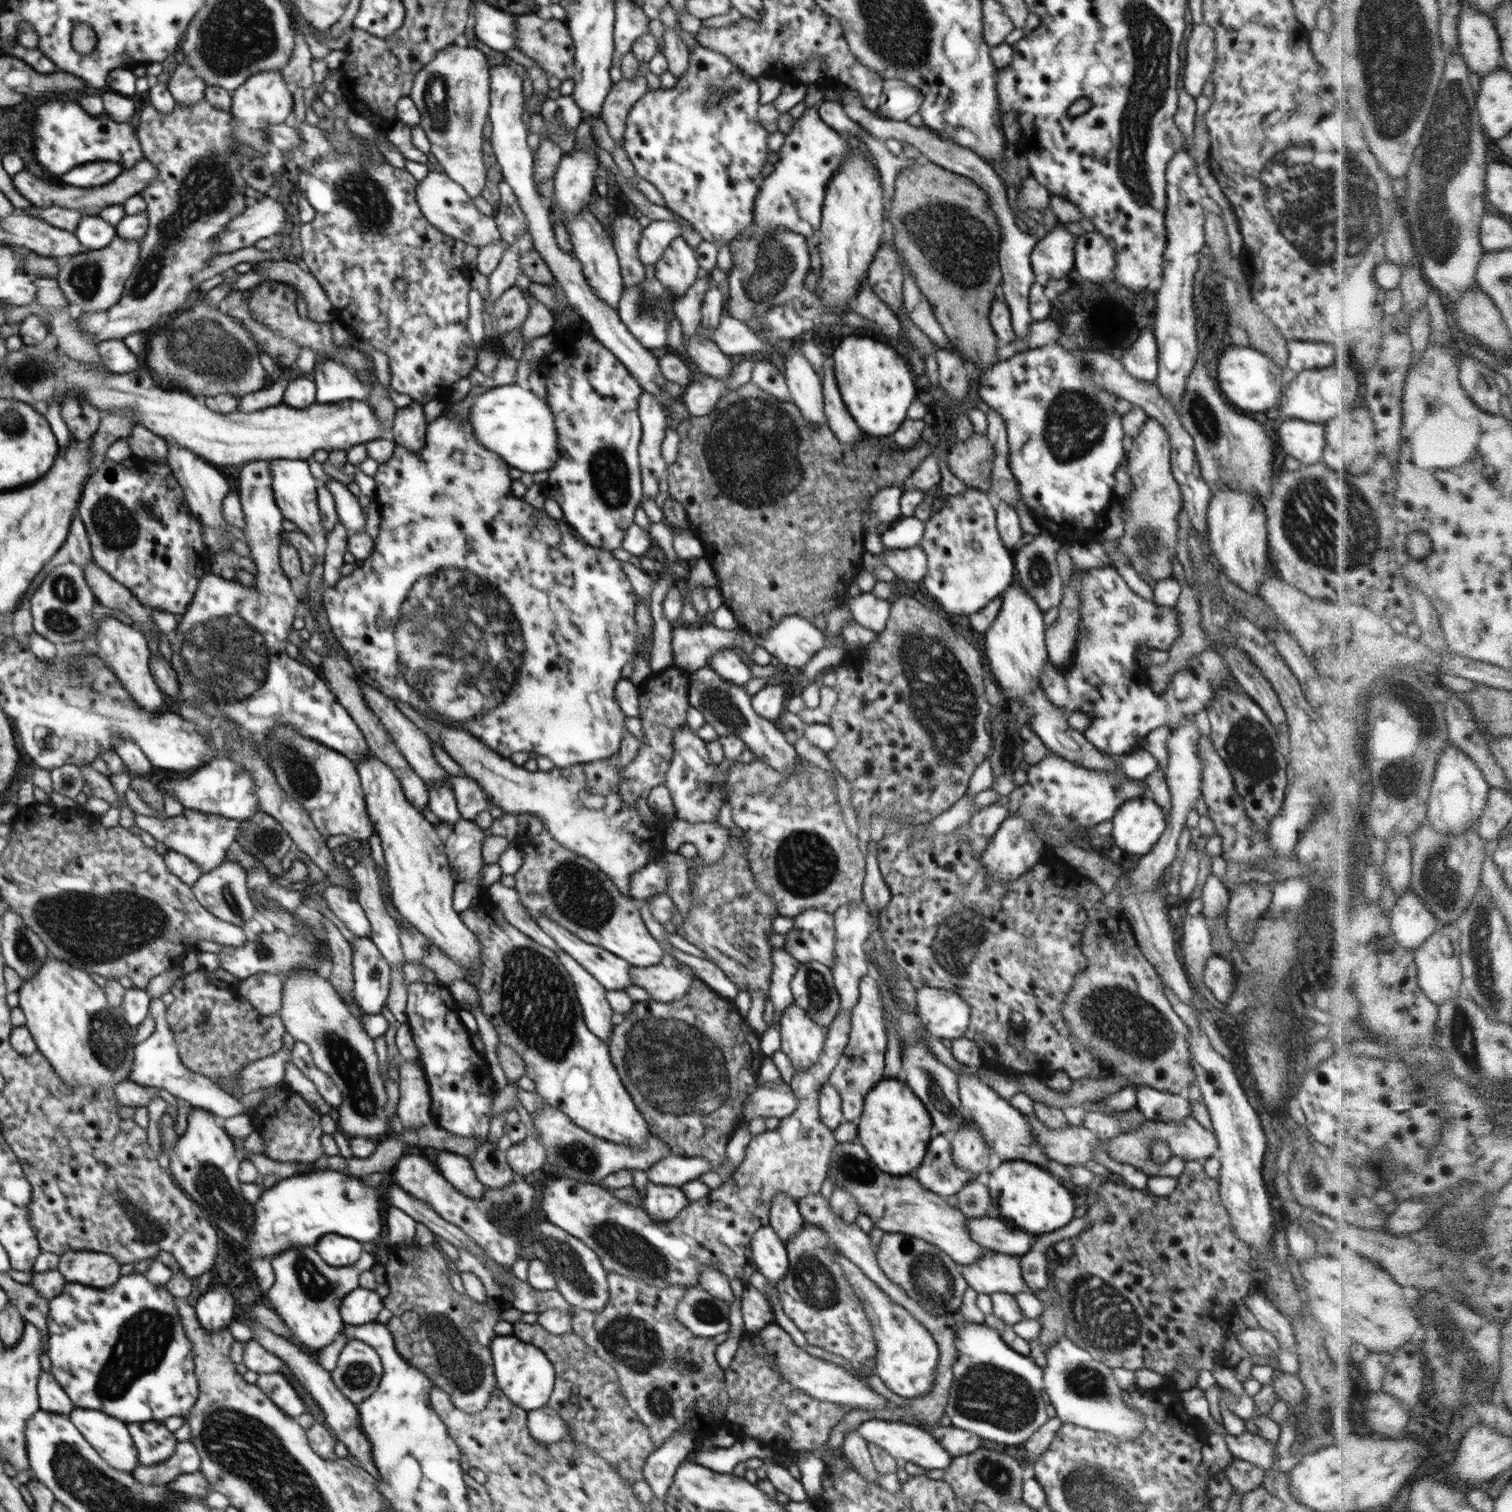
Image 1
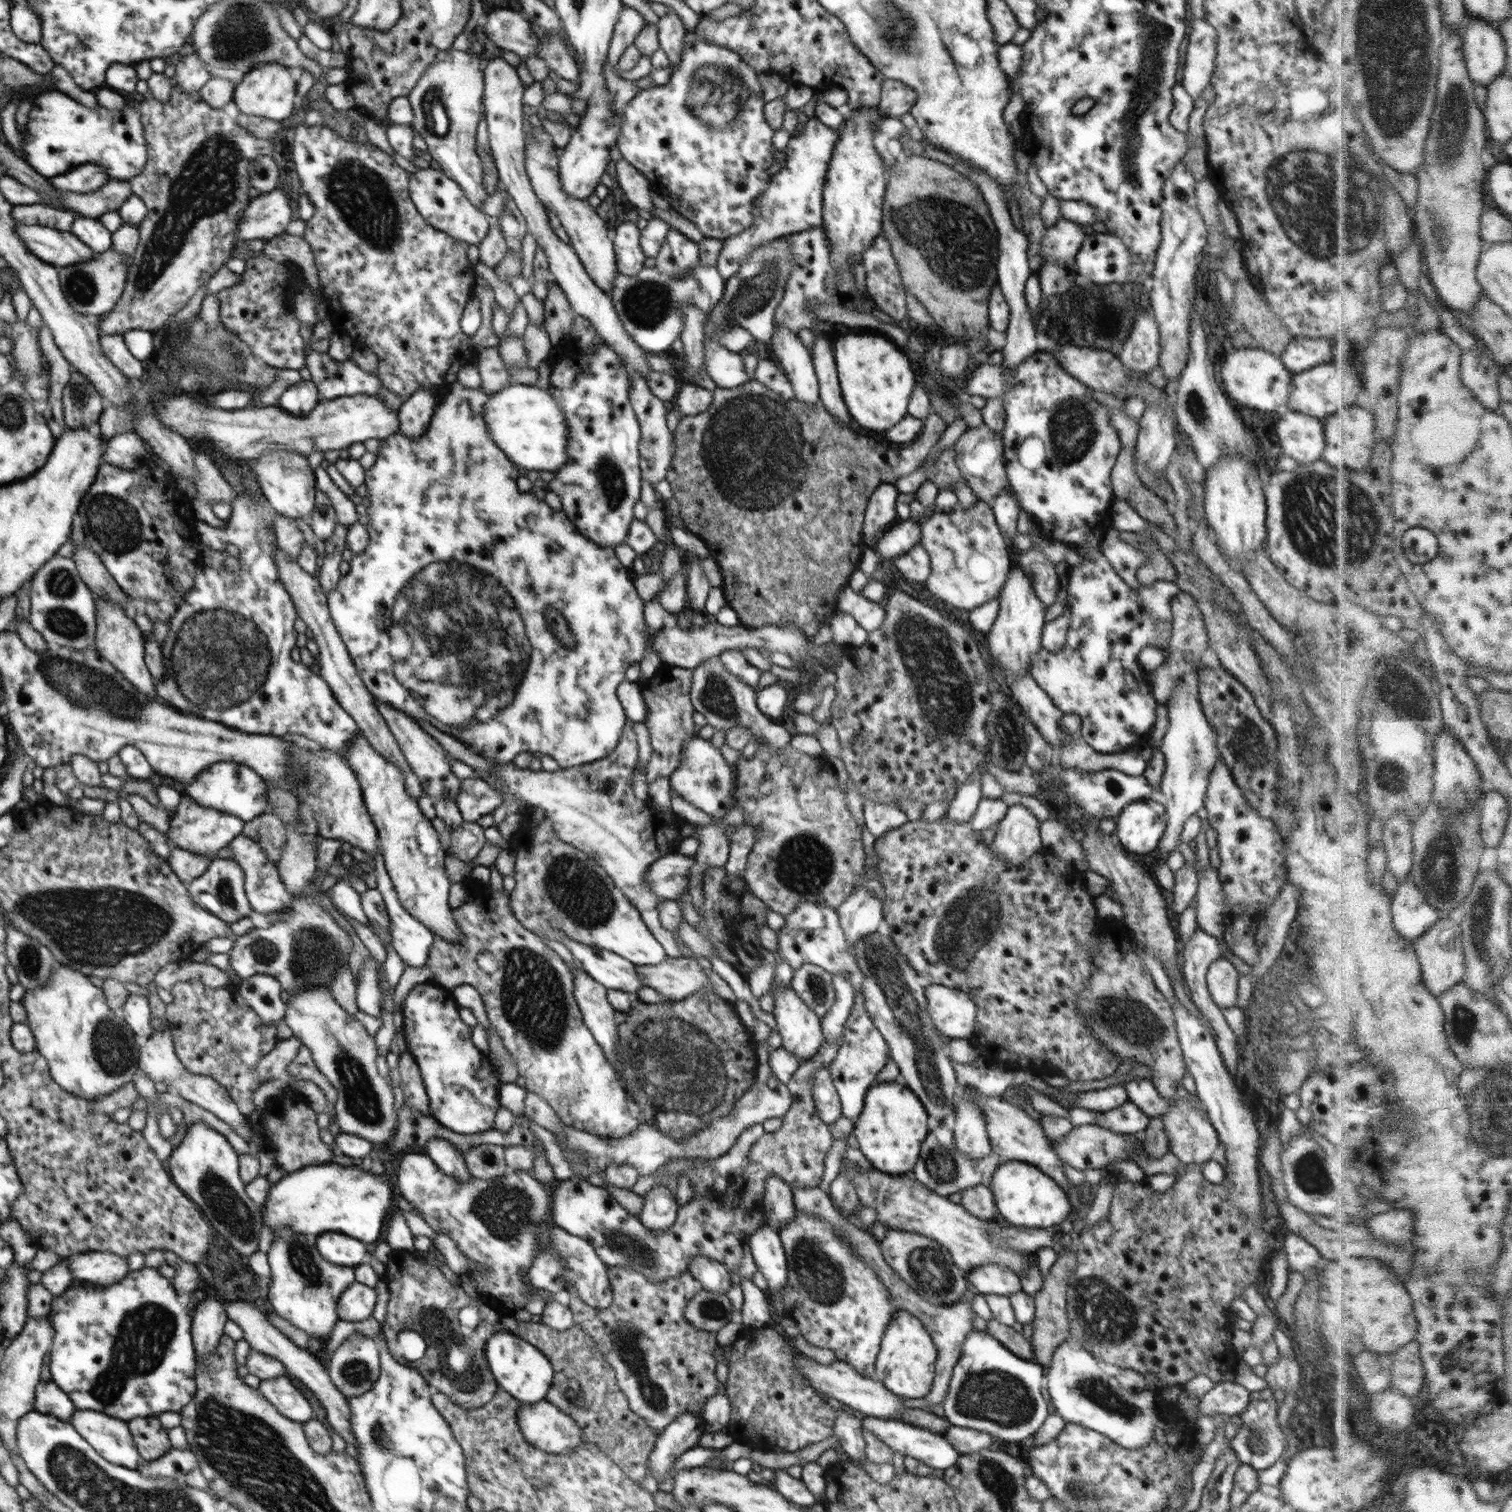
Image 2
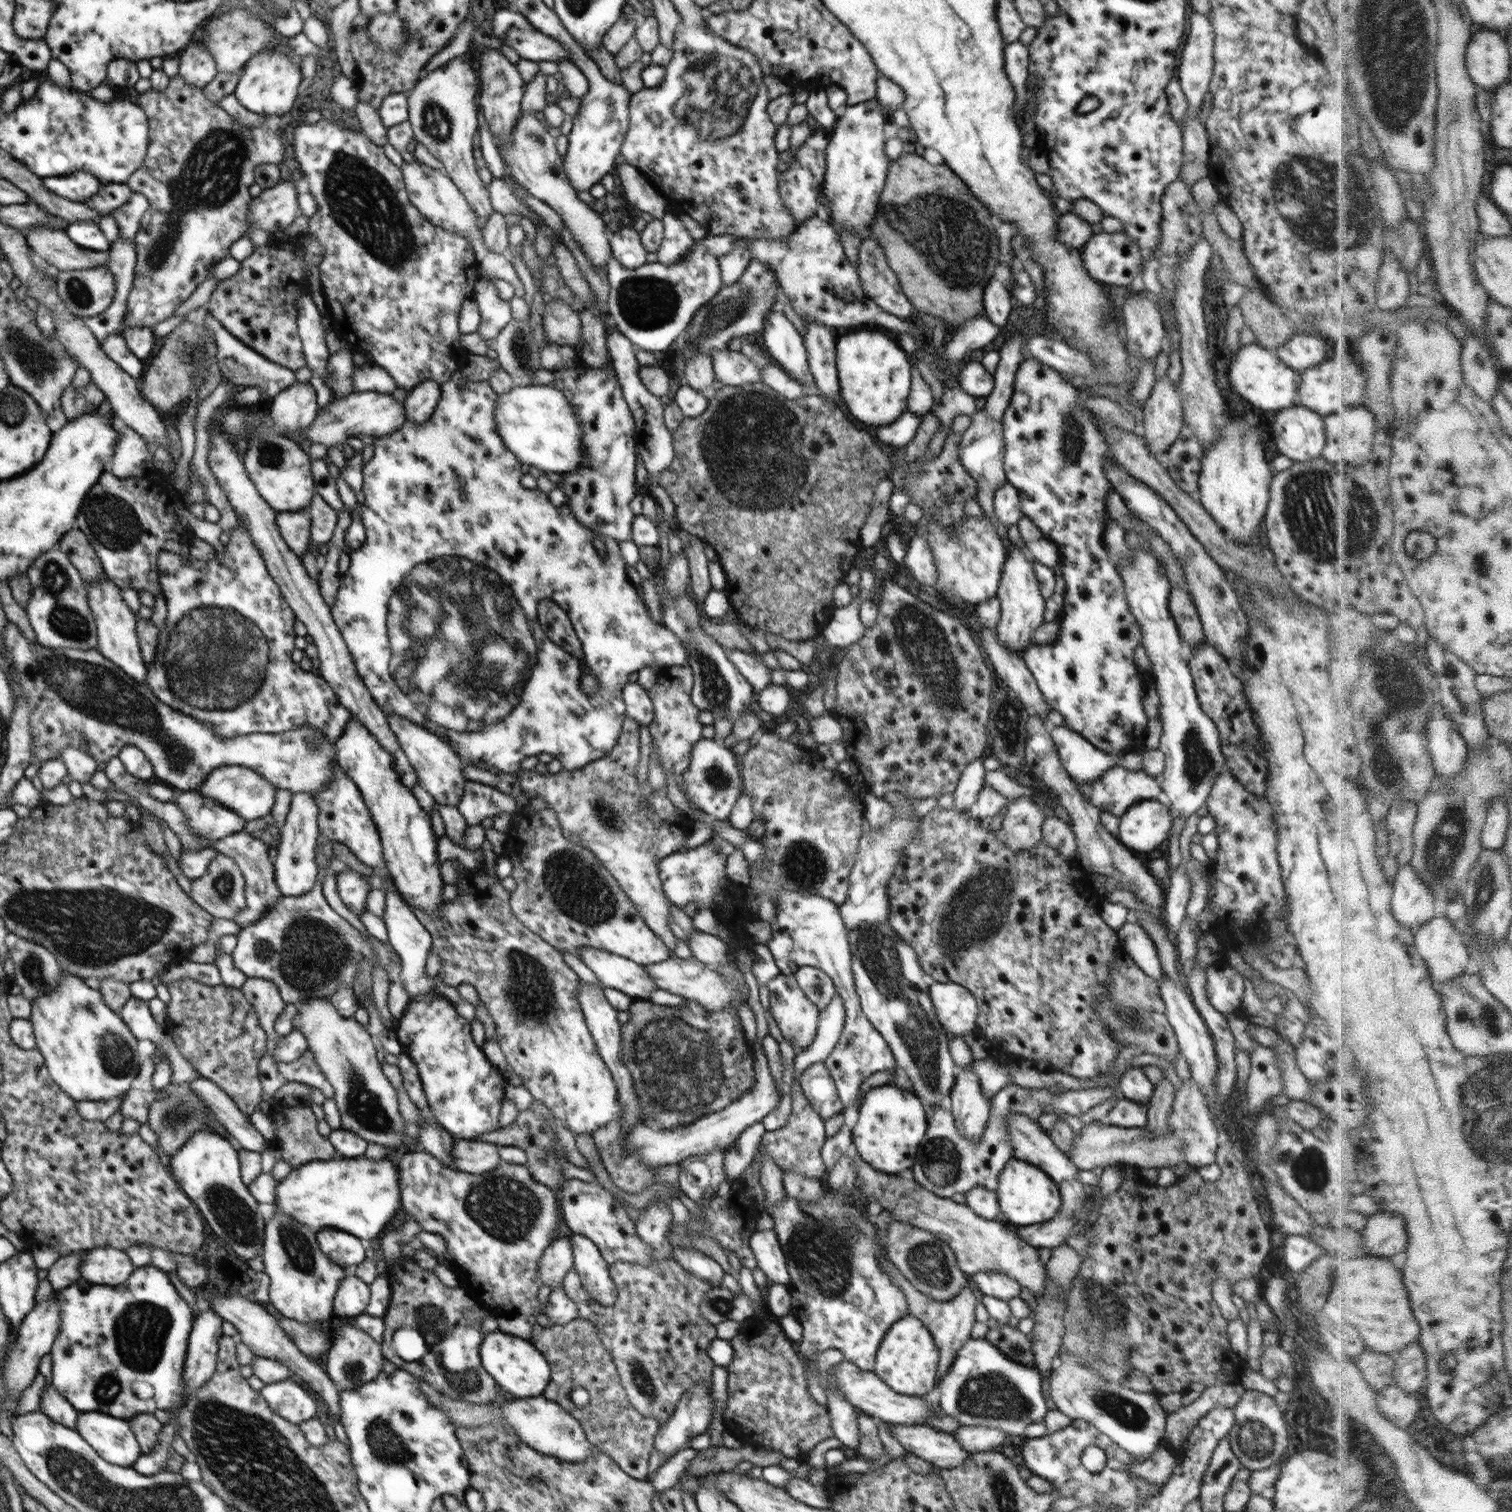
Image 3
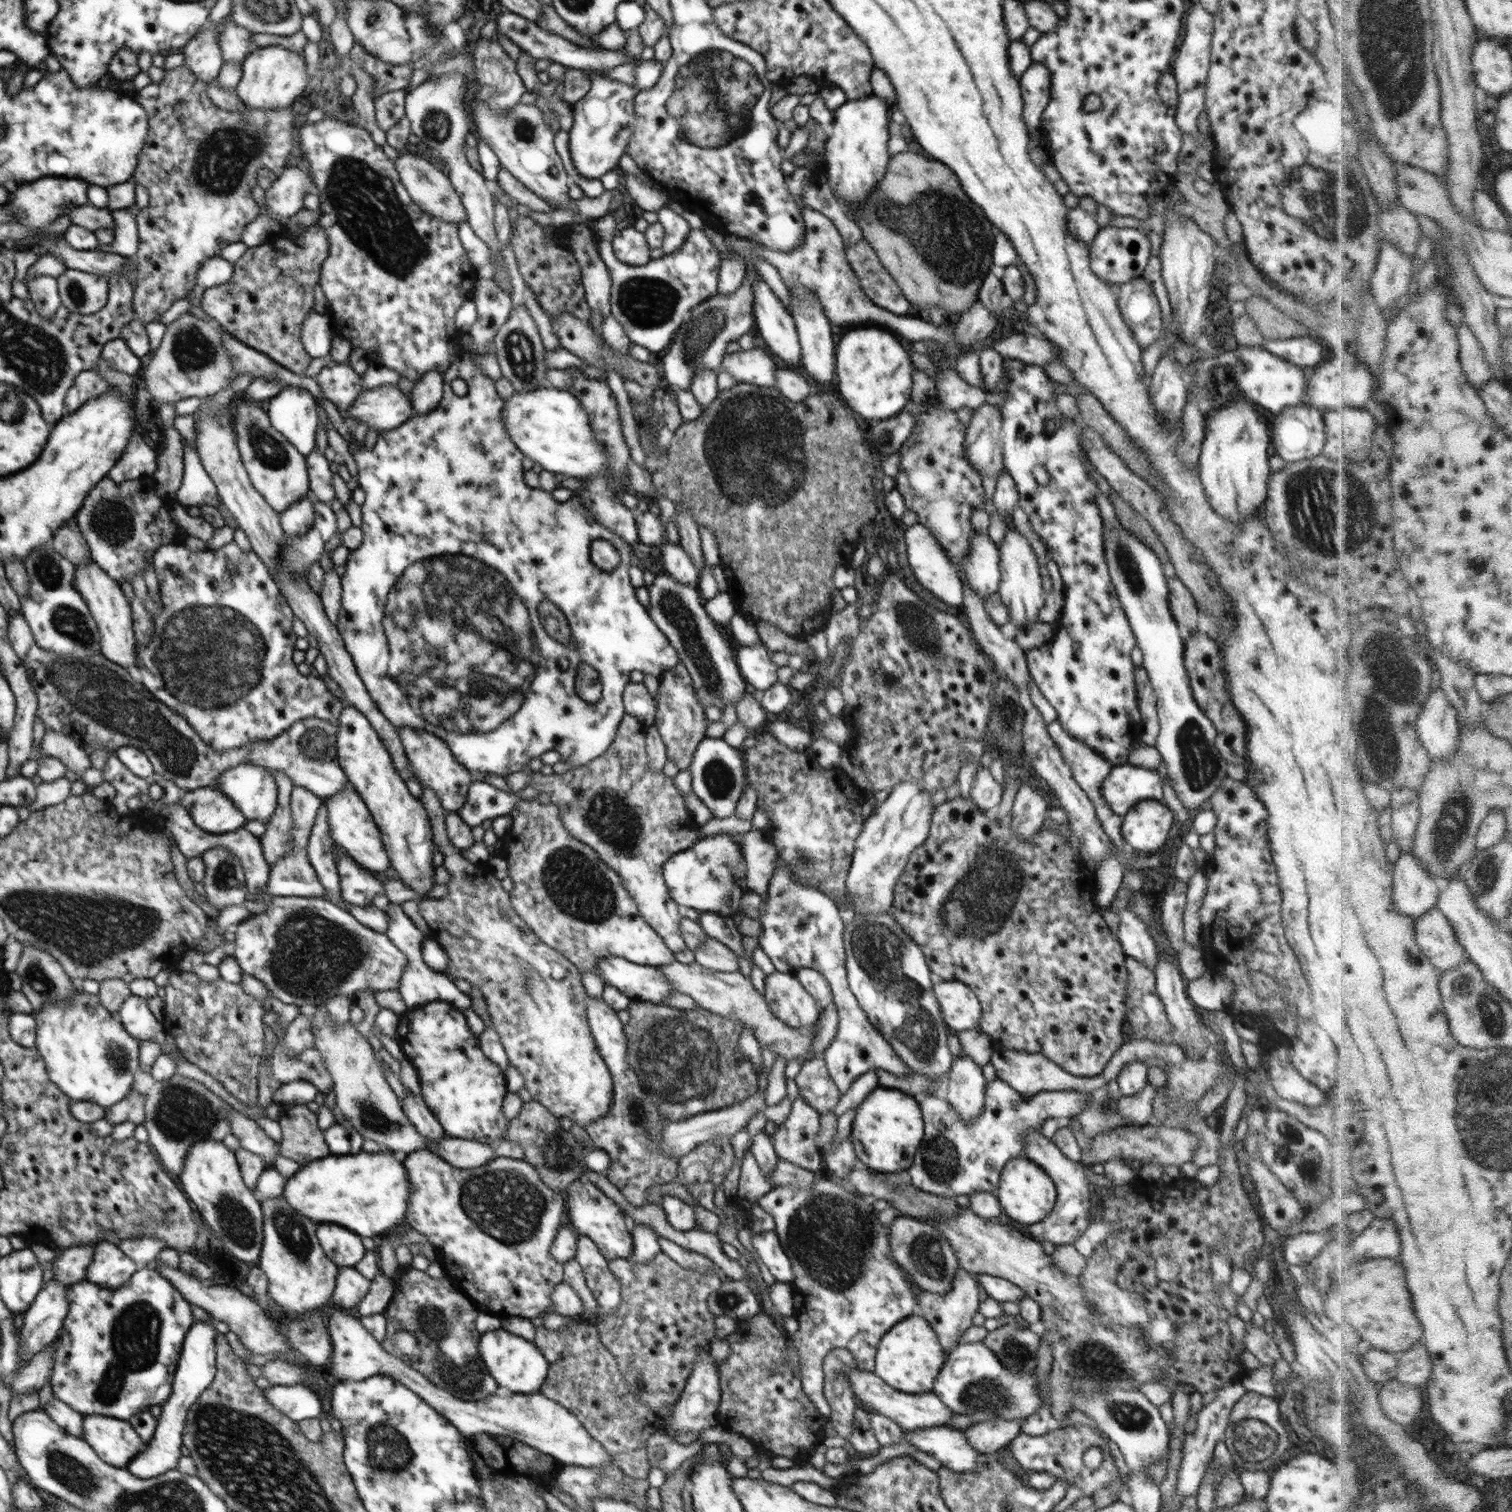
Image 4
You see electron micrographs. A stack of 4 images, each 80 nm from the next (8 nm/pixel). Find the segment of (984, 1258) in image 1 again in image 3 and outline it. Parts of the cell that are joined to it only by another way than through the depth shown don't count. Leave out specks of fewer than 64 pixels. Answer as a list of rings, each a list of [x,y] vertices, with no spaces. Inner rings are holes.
[[[984,1271],[969,1276],[980,1296],[993,1296],[1006,1301],[1021,1294],[1021,1284],[1003,1272]]]

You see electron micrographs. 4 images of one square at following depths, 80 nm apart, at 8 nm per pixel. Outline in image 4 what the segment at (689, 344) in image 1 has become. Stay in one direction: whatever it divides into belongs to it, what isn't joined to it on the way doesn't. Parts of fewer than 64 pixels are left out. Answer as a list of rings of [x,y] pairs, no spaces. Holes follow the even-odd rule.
[[[760,347],[726,353],[719,371],[728,372],[738,383],[755,384],[761,387],[774,387],[776,370],[780,366],[775,356]]]

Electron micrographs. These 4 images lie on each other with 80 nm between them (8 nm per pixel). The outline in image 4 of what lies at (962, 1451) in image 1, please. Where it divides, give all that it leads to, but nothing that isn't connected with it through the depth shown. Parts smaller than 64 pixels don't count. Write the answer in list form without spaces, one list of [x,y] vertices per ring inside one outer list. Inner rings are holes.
[[[994,1418],[962,1430],[969,1439],[972,1448],[978,1452],[995,1454],[1000,1448],[1010,1444],[1021,1433],[1022,1420],[1004,1420]]]

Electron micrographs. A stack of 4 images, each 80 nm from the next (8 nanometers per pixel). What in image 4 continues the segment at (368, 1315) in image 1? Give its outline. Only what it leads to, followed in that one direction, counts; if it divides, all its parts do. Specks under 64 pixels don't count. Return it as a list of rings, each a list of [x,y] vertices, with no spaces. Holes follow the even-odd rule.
[[[354,1266],[340,1267],[330,1305],[346,1311],[356,1311],[359,1302],[368,1294],[371,1281]]]

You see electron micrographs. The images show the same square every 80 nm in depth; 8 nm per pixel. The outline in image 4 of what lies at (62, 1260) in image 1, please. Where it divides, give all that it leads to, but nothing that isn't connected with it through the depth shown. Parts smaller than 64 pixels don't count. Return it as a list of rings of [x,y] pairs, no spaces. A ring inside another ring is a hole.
[[[107,1240],[97,1243],[93,1253],[93,1261],[86,1268],[84,1280],[92,1281],[101,1287],[121,1287],[140,1269],[140,1266],[126,1256],[118,1245]]]

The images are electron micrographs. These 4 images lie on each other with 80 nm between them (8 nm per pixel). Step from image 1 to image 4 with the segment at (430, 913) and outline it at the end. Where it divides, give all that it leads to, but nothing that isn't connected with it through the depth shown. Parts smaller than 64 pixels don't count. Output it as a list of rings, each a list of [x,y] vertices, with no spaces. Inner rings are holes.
[[[344,705],[337,729],[336,748],[339,765],[373,815],[391,868],[399,874],[399,879],[406,886],[418,894],[417,901],[427,898],[434,884],[433,856],[436,851],[427,810],[420,800],[408,791],[405,780],[395,769],[391,754],[360,711],[356,711],[351,705]]]

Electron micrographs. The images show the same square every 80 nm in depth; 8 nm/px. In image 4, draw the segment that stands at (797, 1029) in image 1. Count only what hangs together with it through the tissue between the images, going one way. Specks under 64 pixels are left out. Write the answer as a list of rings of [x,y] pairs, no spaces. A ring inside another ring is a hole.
[[[775,971],[766,976],[764,997],[772,1014],[792,1028],[810,1028],[819,1019],[821,1009],[817,1006],[814,997],[792,973]]]

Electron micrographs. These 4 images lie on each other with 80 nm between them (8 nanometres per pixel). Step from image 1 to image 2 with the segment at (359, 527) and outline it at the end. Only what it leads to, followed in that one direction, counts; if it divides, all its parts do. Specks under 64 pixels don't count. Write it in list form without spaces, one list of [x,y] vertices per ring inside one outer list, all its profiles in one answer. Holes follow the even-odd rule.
[[[319,466],[314,472],[317,480],[317,490],[324,492],[331,500],[337,516],[337,522],[346,527],[358,522],[362,509],[352,502],[350,496],[342,492],[325,469]]]

